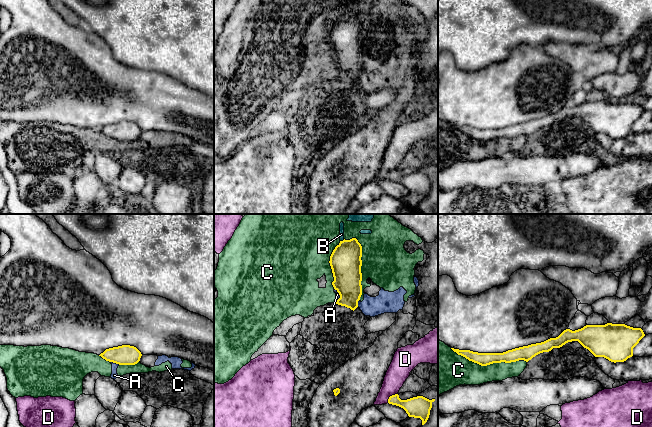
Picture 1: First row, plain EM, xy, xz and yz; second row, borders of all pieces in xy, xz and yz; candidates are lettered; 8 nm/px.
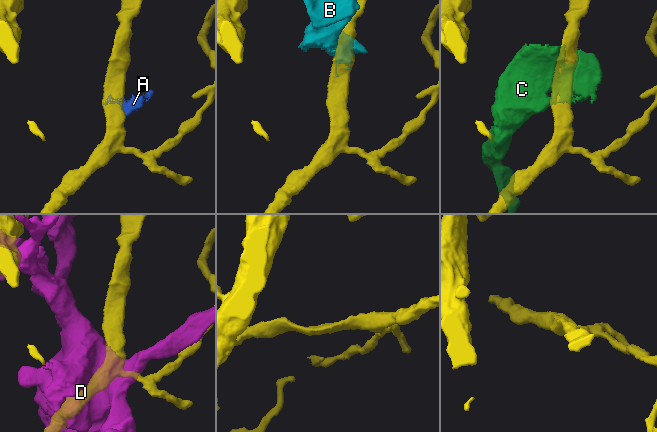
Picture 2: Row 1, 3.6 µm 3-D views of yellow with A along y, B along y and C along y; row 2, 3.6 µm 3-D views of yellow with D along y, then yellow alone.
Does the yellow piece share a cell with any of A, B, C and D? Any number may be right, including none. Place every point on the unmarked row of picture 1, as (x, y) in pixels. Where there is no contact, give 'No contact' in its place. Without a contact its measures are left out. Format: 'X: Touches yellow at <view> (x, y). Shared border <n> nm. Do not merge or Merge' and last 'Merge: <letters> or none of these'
A: Touches yellow at xy (115, 138). Shared border 80 nm. Do not merge
B: Touches yellow at xz (343, 16). Shared border 40 nm. Do not merge
C: Touches yellow at xz (361, 39). Shared border 500 nm. Do not merge
D: Touches yellow at xz (390, 172). Shared border 120 nm. Do not merge
Merge: none of these

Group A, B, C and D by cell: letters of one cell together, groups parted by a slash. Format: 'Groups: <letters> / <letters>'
Groups: A B C / D

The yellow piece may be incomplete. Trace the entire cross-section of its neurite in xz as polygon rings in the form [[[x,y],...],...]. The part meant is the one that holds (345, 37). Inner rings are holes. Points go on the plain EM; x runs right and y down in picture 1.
[[[356,14],[343,16],[330,32],[334,57],[332,61],[340,74],[335,78],[351,86],[358,83],[362,71],[362,22]]]

